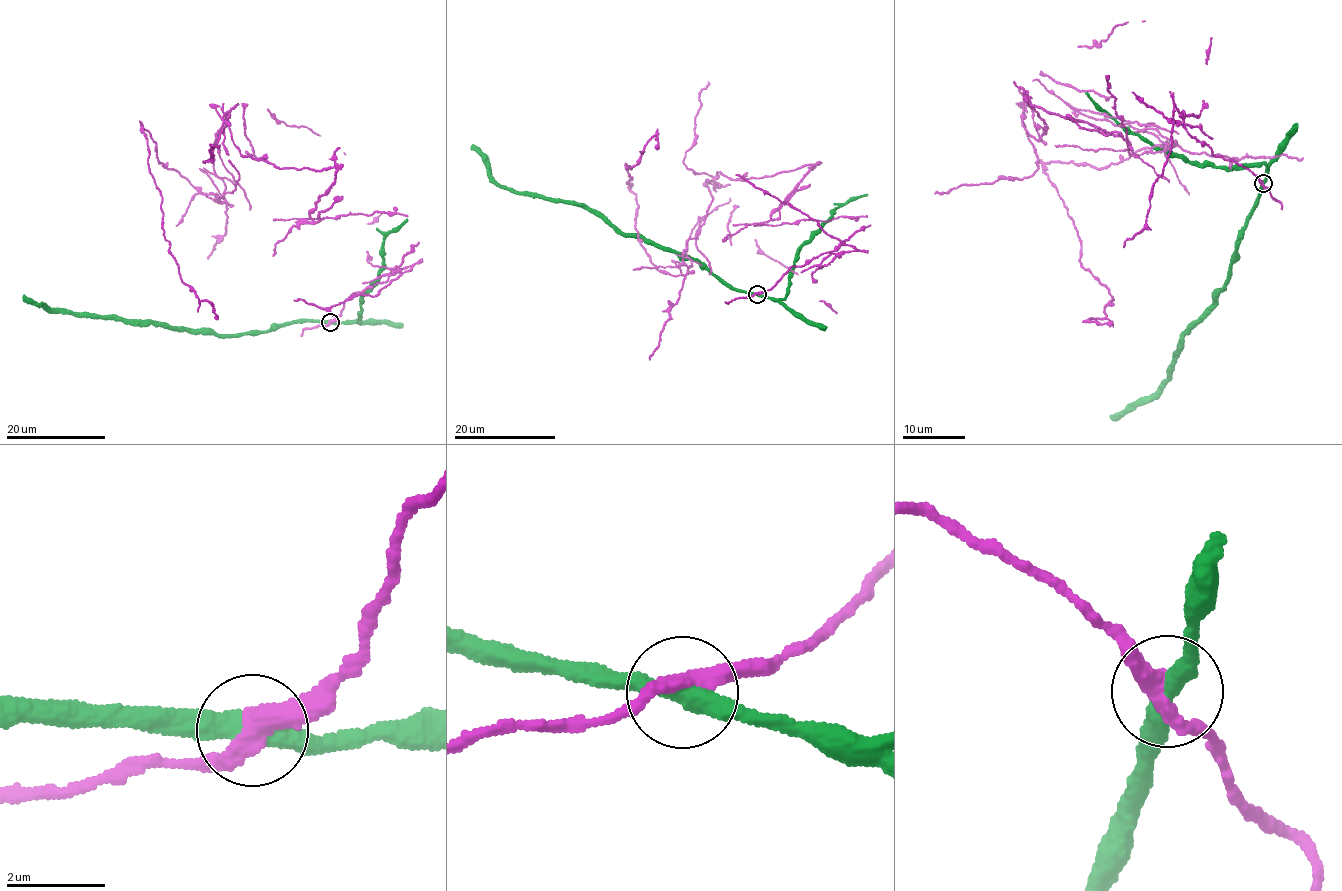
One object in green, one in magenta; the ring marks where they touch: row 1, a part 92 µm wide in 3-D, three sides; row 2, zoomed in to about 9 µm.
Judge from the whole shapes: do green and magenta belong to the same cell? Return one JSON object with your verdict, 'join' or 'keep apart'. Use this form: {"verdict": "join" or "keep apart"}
{"verdict": "keep apart"}

